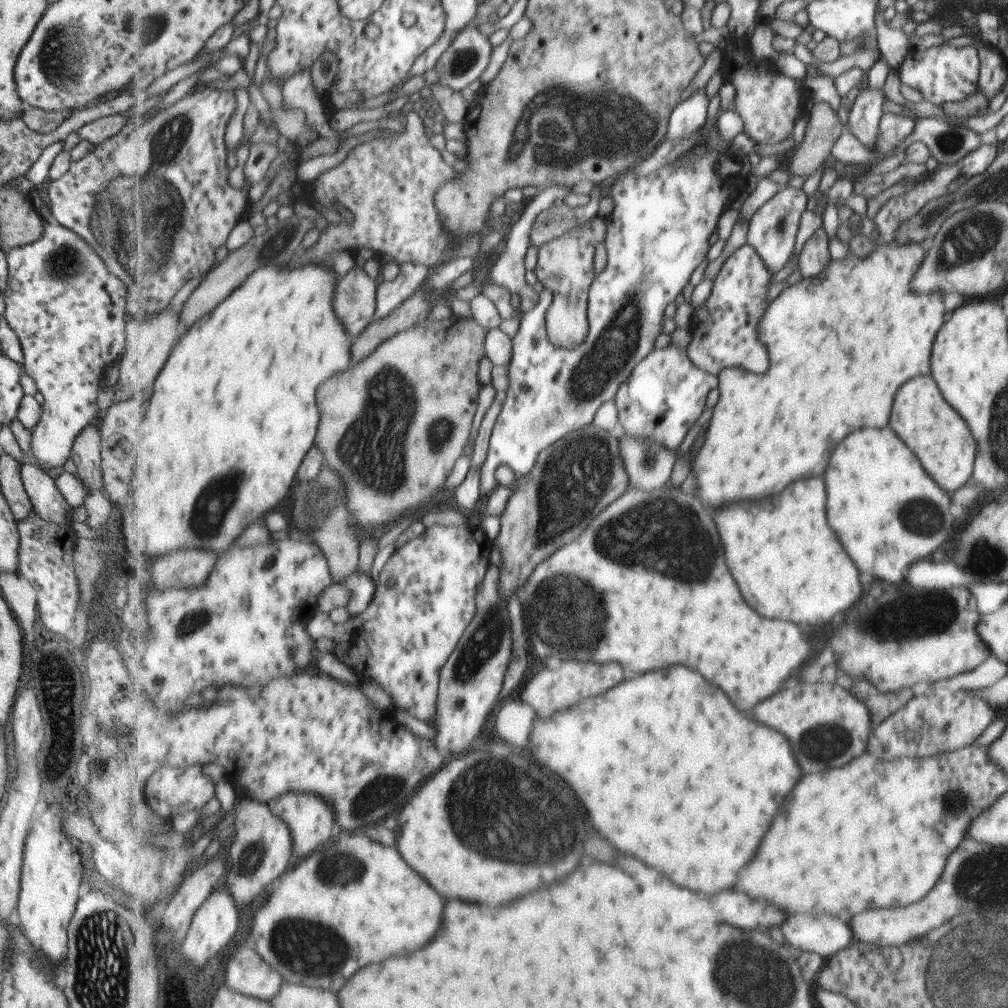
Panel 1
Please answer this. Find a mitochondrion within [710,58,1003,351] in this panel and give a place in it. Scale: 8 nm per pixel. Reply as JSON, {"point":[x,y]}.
{"point":[948,143]}

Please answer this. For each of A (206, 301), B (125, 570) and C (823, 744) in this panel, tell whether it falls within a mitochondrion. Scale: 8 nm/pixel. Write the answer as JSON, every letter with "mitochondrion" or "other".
{"A":"other","B":"other","C":"mitochondrion"}

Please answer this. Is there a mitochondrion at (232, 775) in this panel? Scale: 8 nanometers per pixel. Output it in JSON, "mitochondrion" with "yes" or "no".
{"mitochondrion":"no"}

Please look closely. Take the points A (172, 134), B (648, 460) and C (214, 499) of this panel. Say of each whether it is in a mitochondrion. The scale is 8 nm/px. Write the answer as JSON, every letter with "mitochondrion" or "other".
{"A":"mitochondrion","B":"mitochondrion","C":"mitochondrion"}

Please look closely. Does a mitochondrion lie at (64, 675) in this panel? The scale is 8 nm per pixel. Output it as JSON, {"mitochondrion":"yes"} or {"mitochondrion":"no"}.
{"mitochondrion":"no"}

